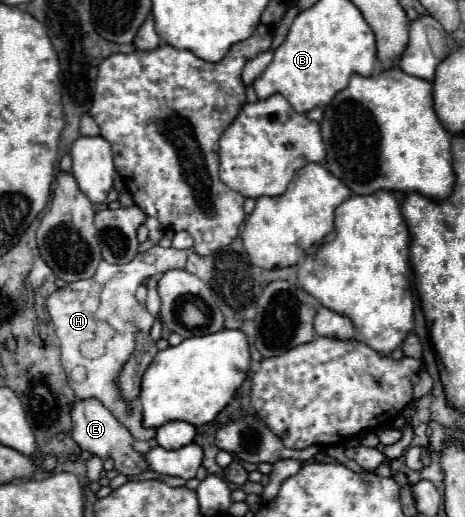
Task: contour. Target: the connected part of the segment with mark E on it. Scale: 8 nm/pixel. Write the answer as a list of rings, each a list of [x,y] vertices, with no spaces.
[[[77,399],[73,403],[73,413],[71,413],[71,421],[73,421],[73,429],[71,429],[71,437],[73,441],[93,453],[99,455],[101,459],[111,457],[115,461],[115,469],[121,475],[141,475],[143,471],[147,471],[147,463],[143,461],[141,453],[135,451],[133,443],[133,435],[129,433],[129,429],[125,429],[125,425],[121,425],[121,421],[117,421],[117,417],[113,417],[113,413],[109,413],[109,409],[105,409],[105,405],[101,405],[101,401],[97,399]]]

